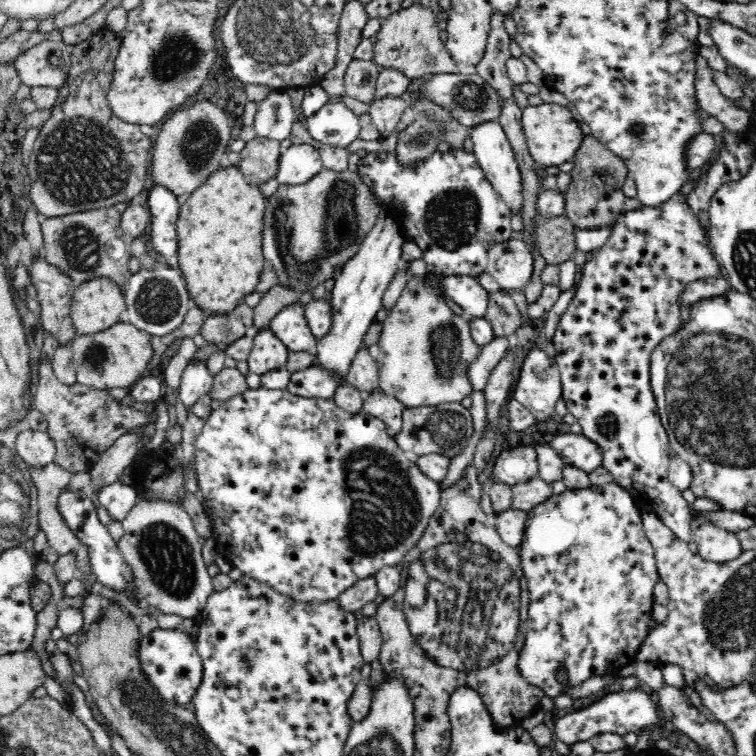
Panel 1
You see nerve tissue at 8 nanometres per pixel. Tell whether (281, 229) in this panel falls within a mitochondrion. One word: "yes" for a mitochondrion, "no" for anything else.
yes

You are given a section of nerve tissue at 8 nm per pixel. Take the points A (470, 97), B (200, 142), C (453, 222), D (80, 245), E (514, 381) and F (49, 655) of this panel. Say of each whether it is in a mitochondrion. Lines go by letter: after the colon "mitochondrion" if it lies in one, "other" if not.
A: mitochondrion
B: mitochondrion
C: mitochondrion
D: mitochondrion
E: other
F: other

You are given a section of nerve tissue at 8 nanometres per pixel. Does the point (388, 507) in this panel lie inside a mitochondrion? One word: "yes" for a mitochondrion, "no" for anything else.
yes

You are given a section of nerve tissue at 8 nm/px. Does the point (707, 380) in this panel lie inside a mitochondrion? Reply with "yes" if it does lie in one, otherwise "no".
yes

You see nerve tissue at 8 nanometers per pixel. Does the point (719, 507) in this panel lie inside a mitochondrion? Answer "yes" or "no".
no

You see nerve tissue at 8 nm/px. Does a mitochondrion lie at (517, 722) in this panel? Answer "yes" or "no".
no

